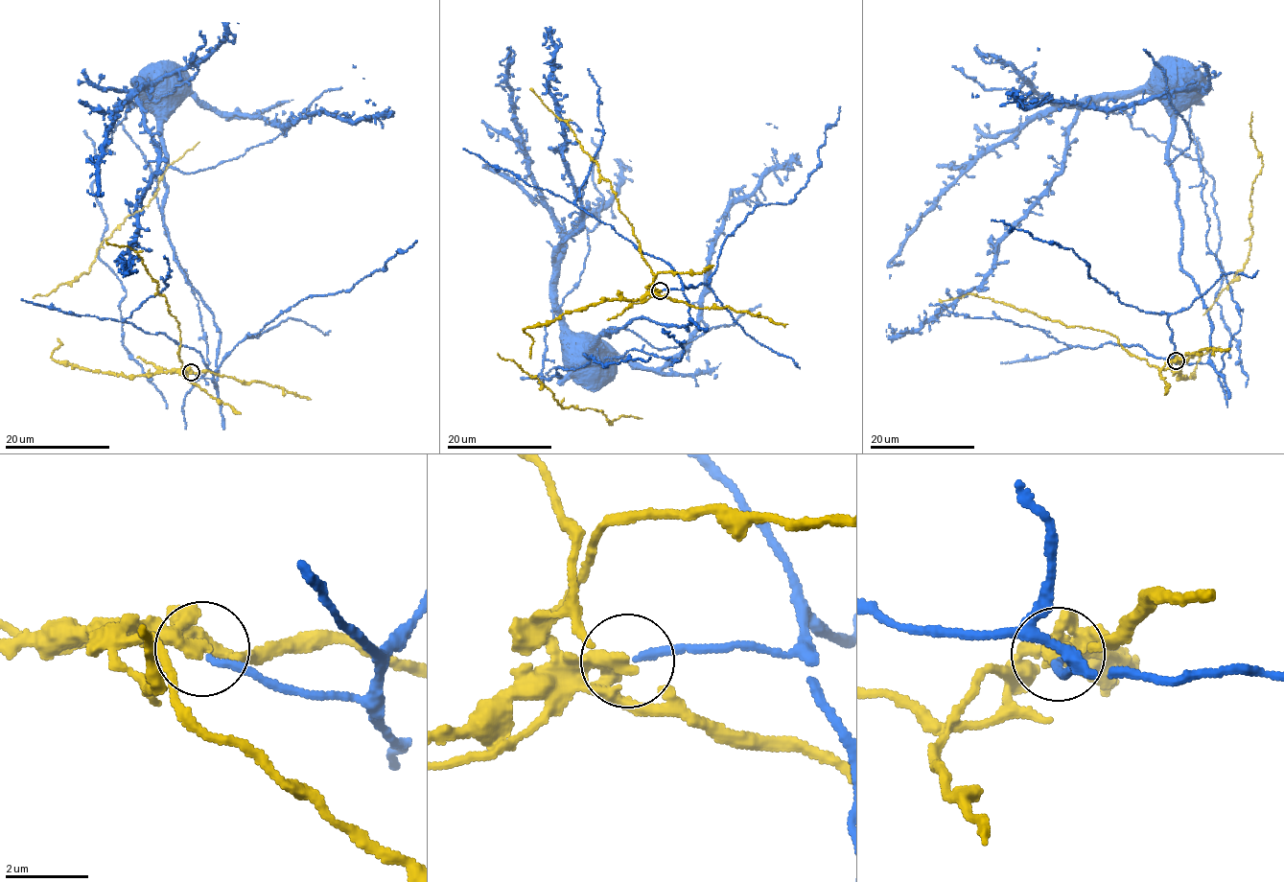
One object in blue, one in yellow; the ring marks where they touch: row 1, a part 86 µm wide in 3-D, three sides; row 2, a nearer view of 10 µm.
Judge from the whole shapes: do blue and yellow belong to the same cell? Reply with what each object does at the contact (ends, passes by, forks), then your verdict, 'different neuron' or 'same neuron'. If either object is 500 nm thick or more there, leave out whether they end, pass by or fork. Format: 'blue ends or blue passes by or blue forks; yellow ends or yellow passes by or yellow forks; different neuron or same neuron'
blue ends; yellow ends; different neuron

